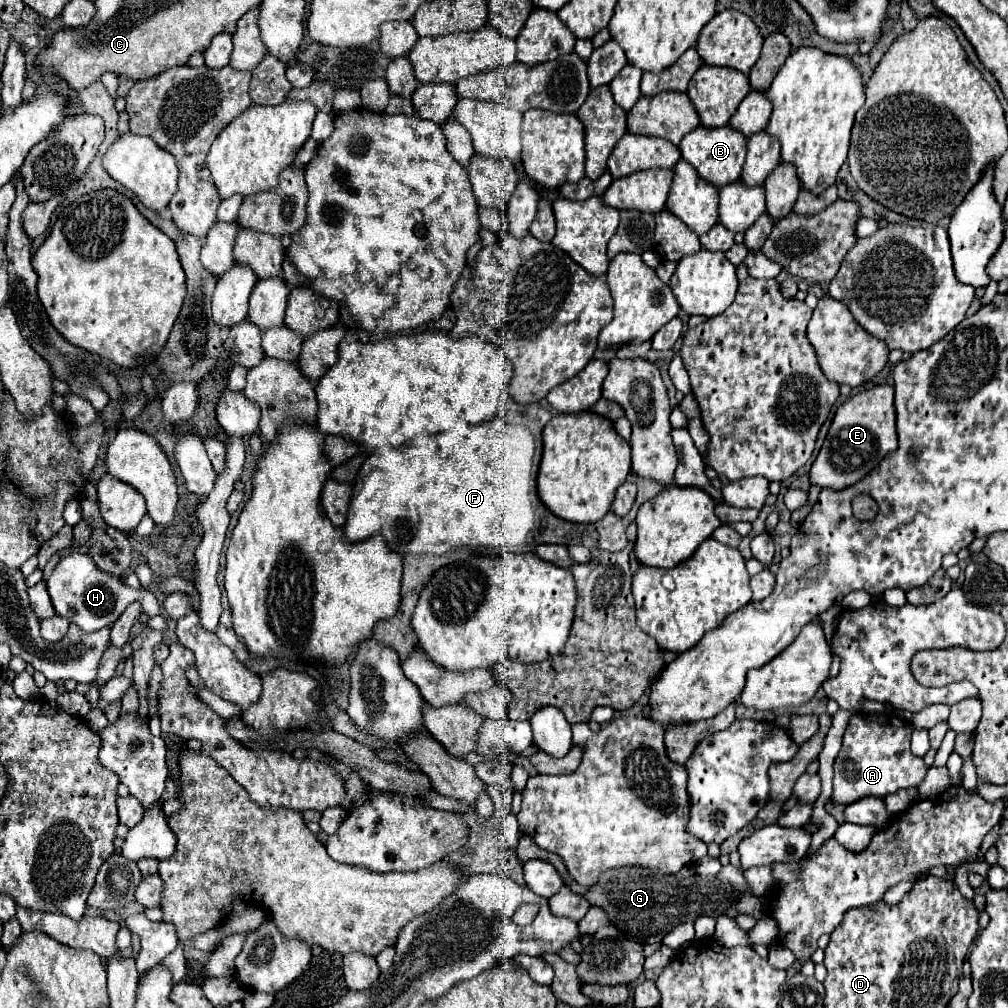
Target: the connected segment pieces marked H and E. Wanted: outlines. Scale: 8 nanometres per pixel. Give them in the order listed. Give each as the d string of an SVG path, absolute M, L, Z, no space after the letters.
M73 552L61 558L61 562L55 566L51 576L47 578L47 590L57 614L65 616L85 632L111 626L117 620L117 616L121 616L121 612L133 602L139 602L147 616L157 616L161 610L155 594L151 594L145 588L139 588L139 590L129 588L121 578L109 572L101 572L97 564L93 564L93 558L83 552Z
M883 384L851 396L837 408L823 448L811 466L811 484L817 484L821 488L829 486L835 490L847 488L849 484L855 484L867 476L869 470L883 460L883 456L897 448L893 394L893 386Z

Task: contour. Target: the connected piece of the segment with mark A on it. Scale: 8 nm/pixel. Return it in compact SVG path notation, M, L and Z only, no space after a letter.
M855 714L849 720L849 726L845 730L843 736L843 746L833 762L835 768L835 776L833 776L833 800L837 804L851 804L853 800L859 800L863 796L885 796L891 792L897 792L901 788L911 788L911 786L919 786L927 774L927 766L923 762L923 758L917 758L915 754L911 754L909 750L909 738L911 738L913 726L909 722L903 722L897 716L891 714Z

